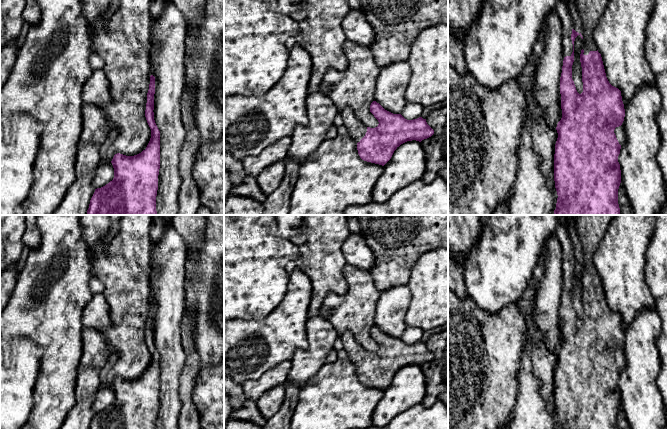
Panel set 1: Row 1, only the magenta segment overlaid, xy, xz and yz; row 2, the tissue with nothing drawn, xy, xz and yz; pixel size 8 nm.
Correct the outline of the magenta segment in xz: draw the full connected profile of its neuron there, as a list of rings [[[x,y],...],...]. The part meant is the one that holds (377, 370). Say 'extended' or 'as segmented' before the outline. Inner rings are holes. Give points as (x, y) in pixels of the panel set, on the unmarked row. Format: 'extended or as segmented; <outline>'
extended; [[[376,325],[371,327],[370,336],[379,346],[375,352],[367,351],[361,346],[350,331],[346,331],[340,335],[348,359],[357,366],[358,378],[364,385],[384,390],[401,368],[412,364],[421,366],[434,358],[434,354],[427,348],[426,343],[419,341],[407,344],[401,338],[393,338],[385,334]]]

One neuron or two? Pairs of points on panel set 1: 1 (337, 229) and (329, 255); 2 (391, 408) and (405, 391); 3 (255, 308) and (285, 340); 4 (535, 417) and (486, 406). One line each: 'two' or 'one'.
1: one
2: one
3: two
4: two

